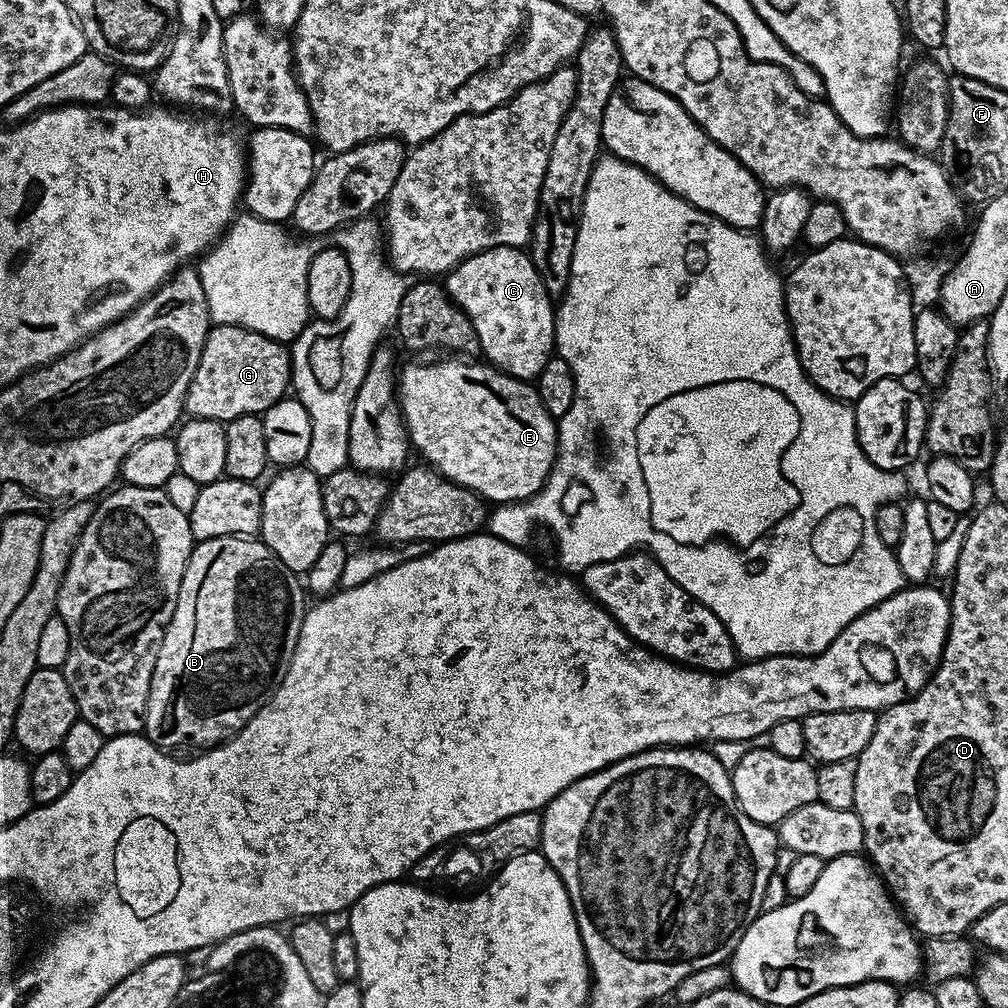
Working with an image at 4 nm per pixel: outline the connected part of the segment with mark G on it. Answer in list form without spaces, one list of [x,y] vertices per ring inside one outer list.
[[[218,324],[208,329],[208,337],[202,346],[202,358],[198,362],[198,370],[194,370],[194,378],[190,382],[190,390],[184,399],[184,412],[189,417],[202,420],[218,420],[227,422],[239,416],[262,414],[274,402],[285,399],[292,378],[292,357],[287,347],[283,348],[280,340],[272,340],[269,336],[258,334],[238,324]]]

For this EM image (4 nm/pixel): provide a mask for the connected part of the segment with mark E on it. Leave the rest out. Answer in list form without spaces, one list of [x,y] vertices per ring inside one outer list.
[[[444,358],[437,364],[408,364],[399,369],[398,372],[398,399],[400,409],[404,414],[405,424],[408,427],[408,439],[411,447],[421,452],[423,459],[427,461],[436,471],[443,473],[448,480],[455,484],[461,484],[464,488],[474,490],[485,501],[493,505],[511,504],[513,502],[523,502],[529,496],[538,492],[541,486],[548,480],[548,475],[552,473],[553,466],[556,465],[556,450],[558,447],[558,424],[553,416],[542,406],[542,398],[536,392],[535,387],[527,380],[519,380],[513,376],[507,376],[499,368],[487,363],[471,364],[468,358]]]

